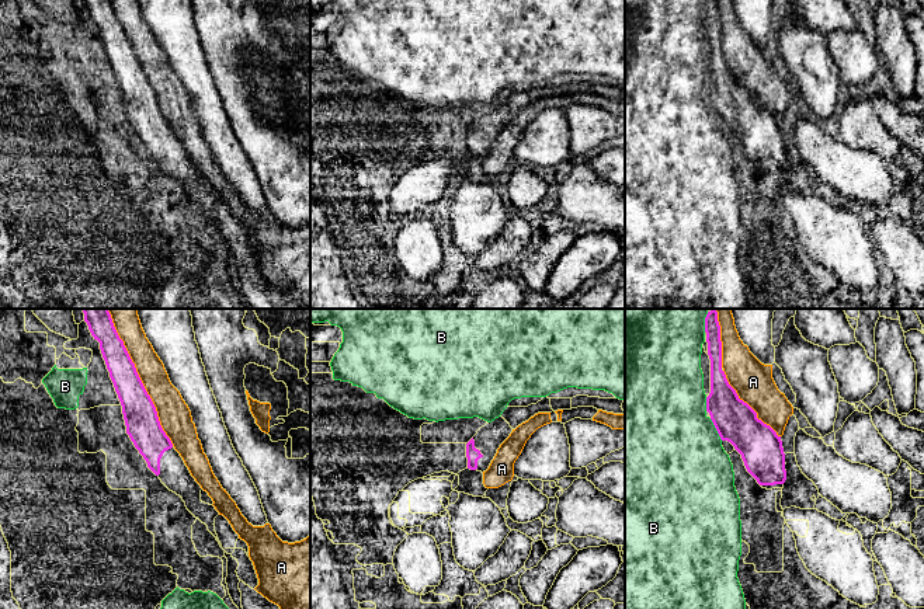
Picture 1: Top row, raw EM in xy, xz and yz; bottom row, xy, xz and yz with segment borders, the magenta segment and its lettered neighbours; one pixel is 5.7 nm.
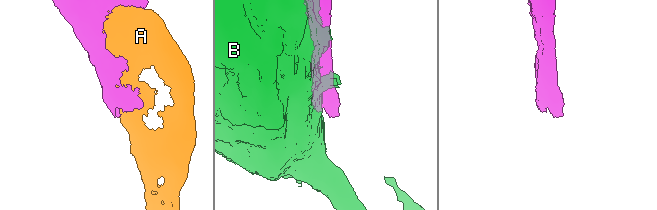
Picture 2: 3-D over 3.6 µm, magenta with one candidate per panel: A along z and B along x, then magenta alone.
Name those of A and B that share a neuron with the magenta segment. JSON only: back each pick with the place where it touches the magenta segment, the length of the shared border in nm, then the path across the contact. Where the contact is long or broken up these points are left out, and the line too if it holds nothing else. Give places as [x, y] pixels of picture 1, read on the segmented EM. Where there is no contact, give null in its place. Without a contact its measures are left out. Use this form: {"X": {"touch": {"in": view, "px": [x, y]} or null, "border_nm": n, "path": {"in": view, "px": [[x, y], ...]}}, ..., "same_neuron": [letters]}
{"same_neuron": []}

